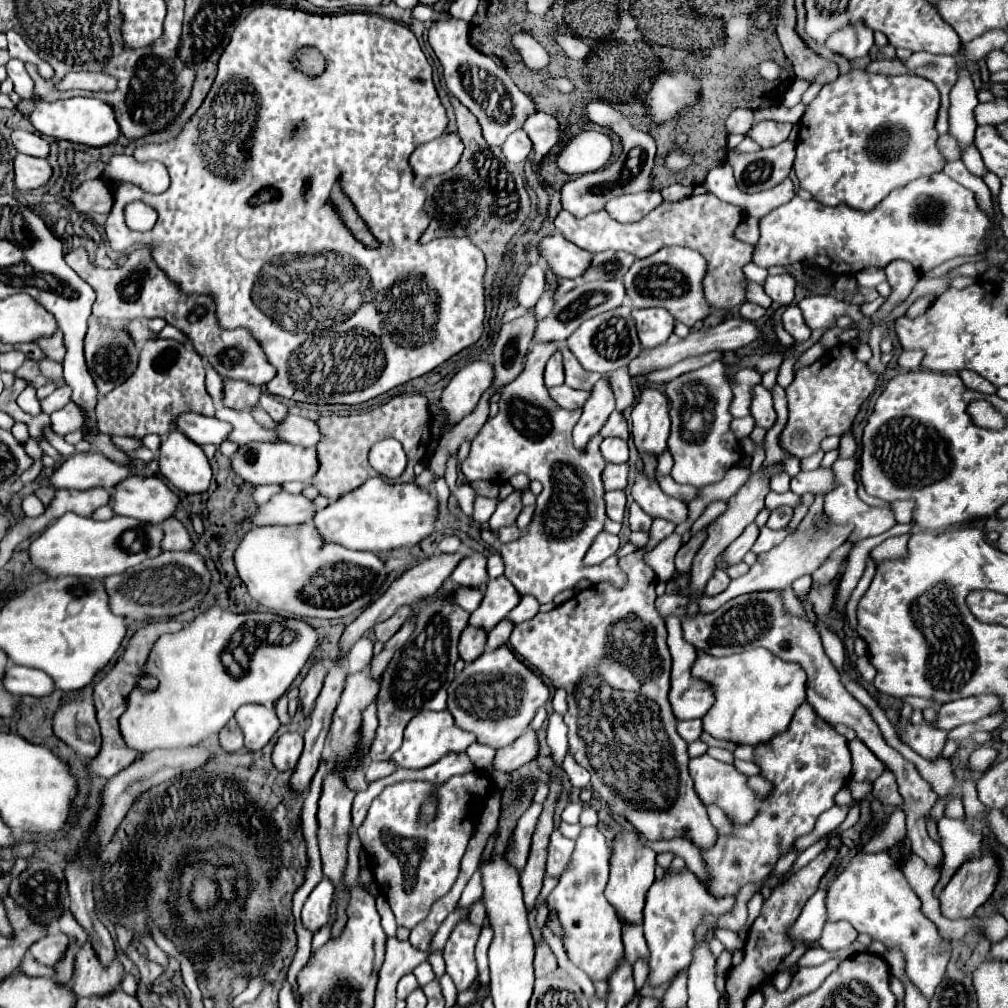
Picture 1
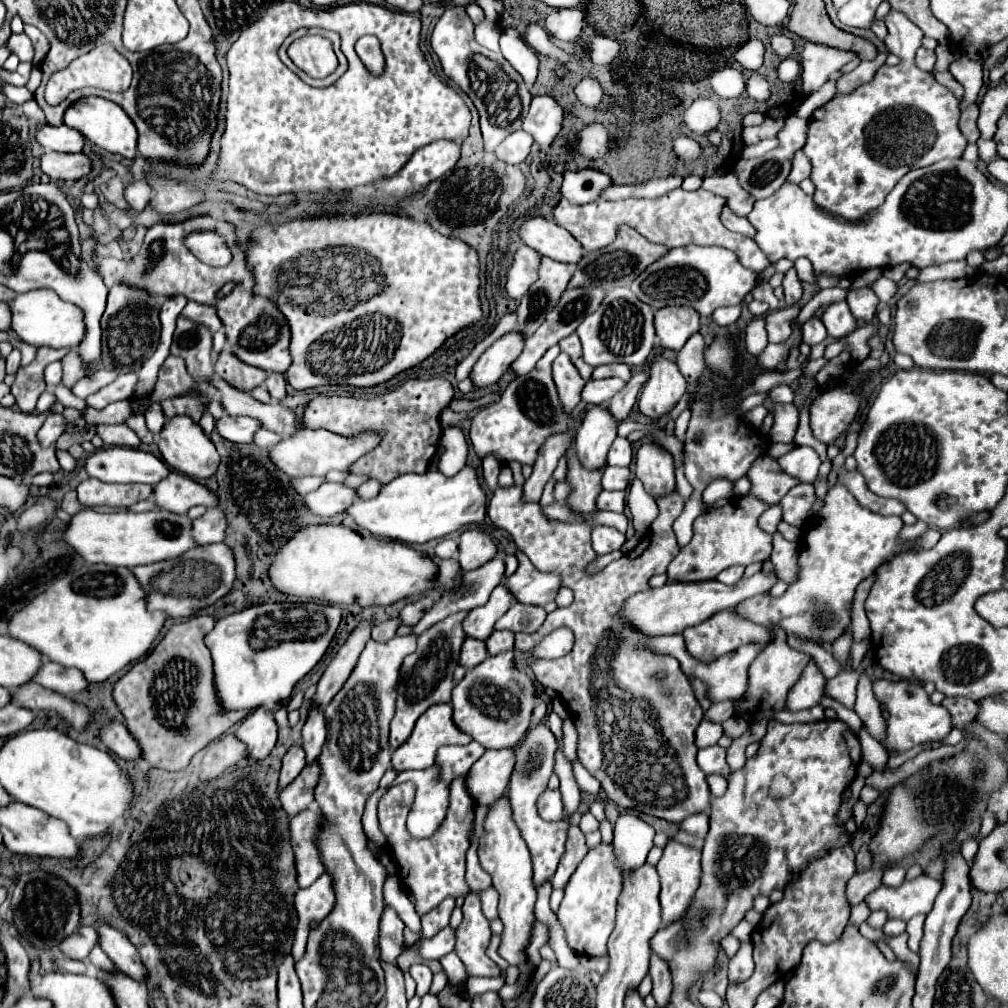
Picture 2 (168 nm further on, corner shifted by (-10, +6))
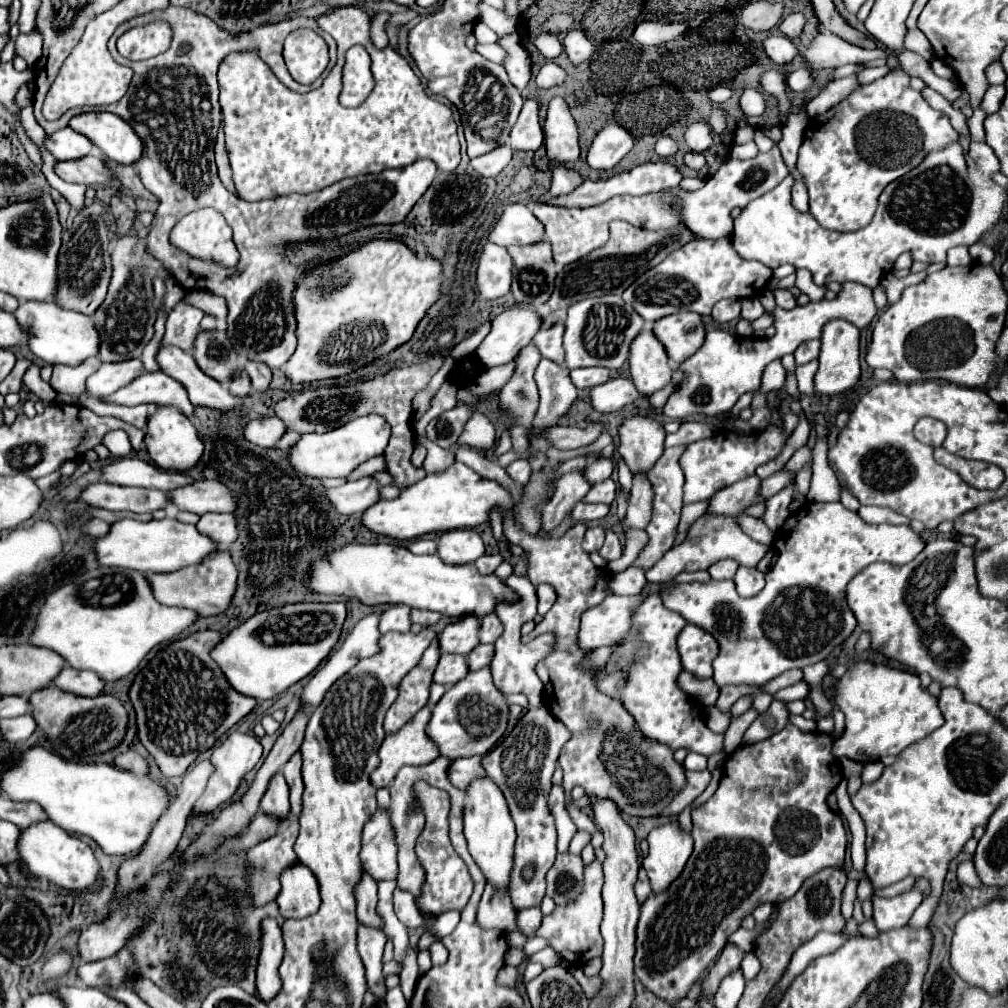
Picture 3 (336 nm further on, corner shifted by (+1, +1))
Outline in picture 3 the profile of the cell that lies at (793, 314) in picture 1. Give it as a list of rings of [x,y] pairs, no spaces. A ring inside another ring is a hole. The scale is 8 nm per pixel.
[[[807,340],[807,342],[799,344],[799,348],[795,350],[797,364],[805,364],[805,362],[817,358],[819,356],[819,344],[821,344],[819,340]]]

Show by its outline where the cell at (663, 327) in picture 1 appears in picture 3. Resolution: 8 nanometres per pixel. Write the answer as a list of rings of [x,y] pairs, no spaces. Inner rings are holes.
[[[677,312],[653,324],[653,334],[659,338],[671,364],[681,364],[695,354],[705,338],[701,316],[695,312]]]

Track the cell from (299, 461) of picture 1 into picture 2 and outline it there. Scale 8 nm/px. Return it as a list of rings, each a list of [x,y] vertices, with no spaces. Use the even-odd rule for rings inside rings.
[[[300,429],[298,435],[282,439],[278,445],[270,449],[270,459],[278,469],[282,469],[290,477],[304,477],[304,475],[326,475],[332,469],[348,469],[354,461],[370,453],[378,443],[380,435],[372,431],[358,433],[354,437],[344,437],[326,429]]]

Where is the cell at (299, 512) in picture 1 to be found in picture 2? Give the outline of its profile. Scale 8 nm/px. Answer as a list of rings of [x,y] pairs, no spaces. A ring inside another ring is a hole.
[[[324,483],[322,487],[304,497],[304,505],[316,515],[332,517],[346,511],[356,499],[356,489],[346,487],[342,483]]]

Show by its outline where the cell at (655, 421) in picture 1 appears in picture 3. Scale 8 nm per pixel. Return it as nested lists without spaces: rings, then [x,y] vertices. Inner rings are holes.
[[[649,328],[643,330],[631,344],[629,370],[635,388],[643,396],[651,396],[671,382],[671,366],[667,360],[667,352]]]

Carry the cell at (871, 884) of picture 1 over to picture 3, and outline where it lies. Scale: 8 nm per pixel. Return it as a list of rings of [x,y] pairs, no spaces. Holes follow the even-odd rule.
[[[911,888],[909,892],[903,892],[895,898],[873,896],[873,920],[879,932],[905,926],[923,900],[925,894],[919,888]]]

